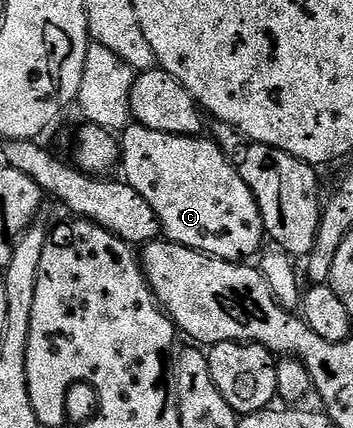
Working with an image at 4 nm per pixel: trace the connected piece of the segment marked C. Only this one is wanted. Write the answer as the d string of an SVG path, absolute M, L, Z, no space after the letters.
M133 124L122 133L122 165L123 161L123 180L134 187L134 191L138 191L138 195L142 195L150 207L154 207L154 215L158 215L163 236L167 240L223 261L244 263L252 259L256 252L255 257L261 252L260 240L263 242L266 234L258 203L250 187L242 183L242 175L238 175L215 141L204 135L174 135L150 131L145 125Z

